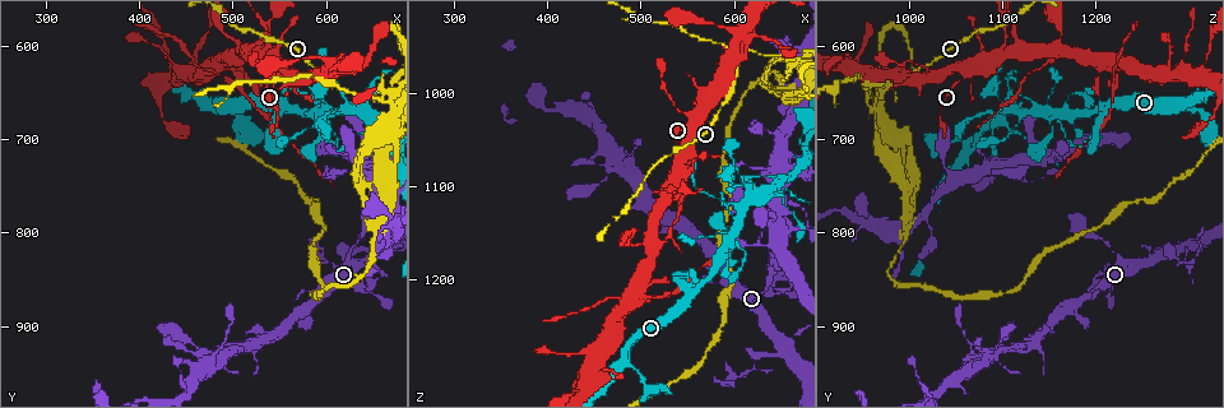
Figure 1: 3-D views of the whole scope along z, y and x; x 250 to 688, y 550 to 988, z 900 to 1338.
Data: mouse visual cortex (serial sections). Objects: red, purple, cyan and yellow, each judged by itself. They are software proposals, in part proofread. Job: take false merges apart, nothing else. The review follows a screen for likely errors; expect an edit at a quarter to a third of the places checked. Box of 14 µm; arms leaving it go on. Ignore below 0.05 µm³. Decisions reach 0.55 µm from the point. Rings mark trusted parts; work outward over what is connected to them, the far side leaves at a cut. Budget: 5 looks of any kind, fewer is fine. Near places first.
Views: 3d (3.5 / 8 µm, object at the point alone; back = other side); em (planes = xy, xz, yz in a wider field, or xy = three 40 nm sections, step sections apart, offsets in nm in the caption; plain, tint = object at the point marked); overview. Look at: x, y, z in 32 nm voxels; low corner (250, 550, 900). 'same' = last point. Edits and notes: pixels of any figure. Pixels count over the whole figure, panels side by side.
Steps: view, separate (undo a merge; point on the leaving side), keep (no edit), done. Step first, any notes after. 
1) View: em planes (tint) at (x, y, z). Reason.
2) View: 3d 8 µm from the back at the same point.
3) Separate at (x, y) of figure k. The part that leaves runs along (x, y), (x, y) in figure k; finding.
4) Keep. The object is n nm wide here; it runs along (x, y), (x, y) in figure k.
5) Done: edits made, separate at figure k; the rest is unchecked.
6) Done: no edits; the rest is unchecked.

View: 3d 3.5 µm at (605, 640, 955). Three-way junction.

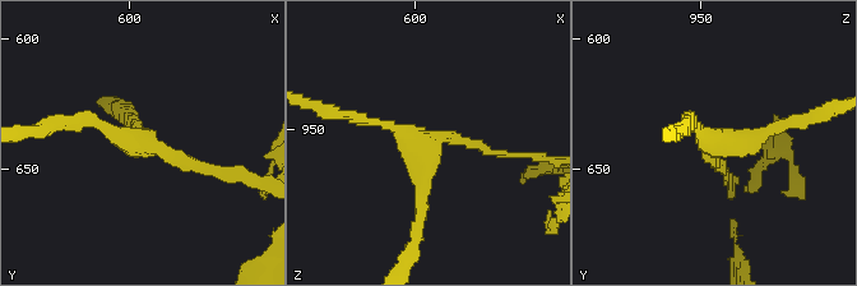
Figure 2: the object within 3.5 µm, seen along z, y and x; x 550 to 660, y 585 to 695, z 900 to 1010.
View: em xy step 1 (tint) at (603, 640, 958). Now the EM.

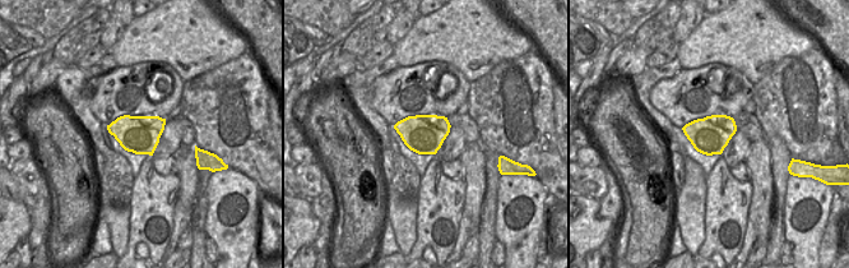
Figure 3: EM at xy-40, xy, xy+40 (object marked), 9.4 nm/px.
Keep. The arms are 100, 150, 200 nm wide; all the same cell.

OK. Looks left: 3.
View: 3d 8 µm at (595, 675, 1155).

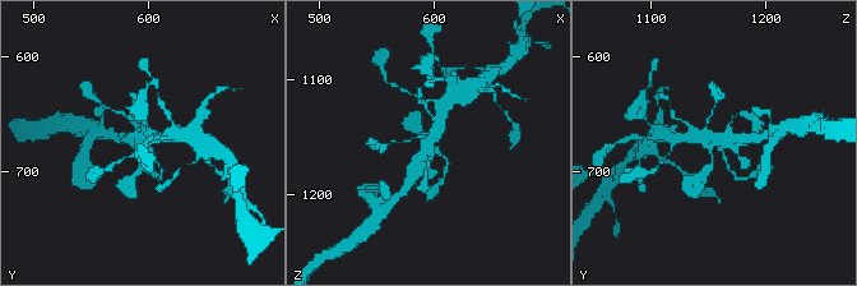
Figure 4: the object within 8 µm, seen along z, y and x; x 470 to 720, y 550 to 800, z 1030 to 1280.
View: em xy step 5 (tint) at (598, 672, 1156). Need the tissue.

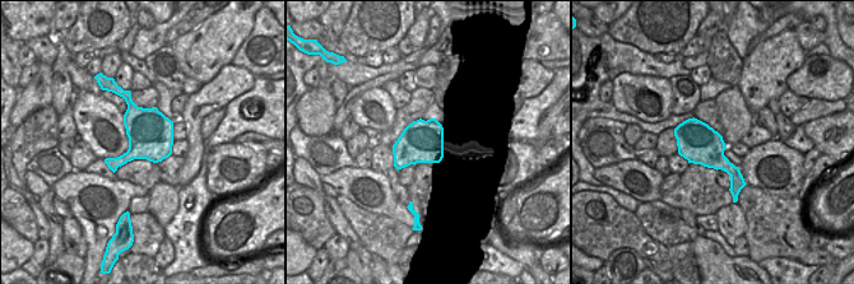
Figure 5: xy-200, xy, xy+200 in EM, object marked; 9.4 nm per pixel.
Keep. The object is 400 nm wide here; it runs along (413, 176), (436, 134), (443, 110) in figure 4; all the same cell.

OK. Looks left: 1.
Done: no edits; the rest is unchecked.

